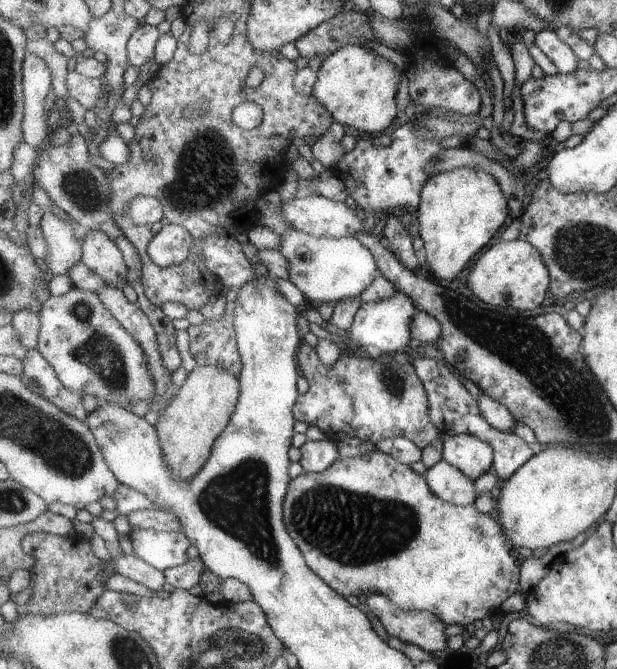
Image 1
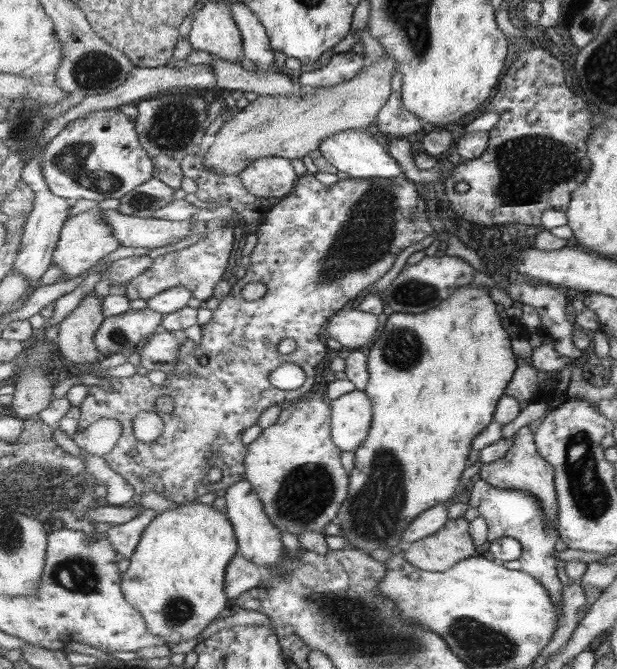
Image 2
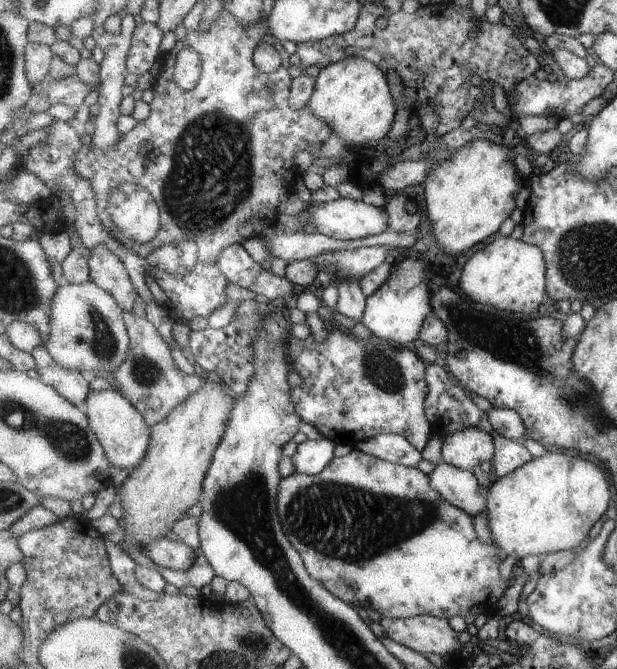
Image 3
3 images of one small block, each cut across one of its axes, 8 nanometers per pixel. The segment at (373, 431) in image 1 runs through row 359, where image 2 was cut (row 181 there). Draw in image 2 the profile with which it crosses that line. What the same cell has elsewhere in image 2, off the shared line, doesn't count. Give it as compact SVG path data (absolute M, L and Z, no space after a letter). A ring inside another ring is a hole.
M315 174L300 175L298 184L295 185L295 190L284 197L284 199L282 199L279 203L273 205L271 212L267 212L265 222L260 224L258 228L254 229L258 236L258 242L252 253L249 255L251 263L246 271L246 275L243 278L236 280L232 286L231 292L220 301L220 305L214 310L211 320L201 327L202 339L200 342L196 344L192 341L182 341L182 348L178 355L180 365L175 365L175 371L168 374L167 381L159 385L151 382L148 375L141 375L137 372L131 377L111 377L109 378L109 384L106 386L90 386L87 396L79 405L82 416L78 421L78 429L83 431L84 429L89 428L91 424L94 424L103 418L117 418L123 424L124 432L119 439L117 446L115 446L109 454L105 455L105 459L107 459L110 467L115 472L121 474L123 478L126 478L131 484L133 484L133 486L135 486L138 497L140 497L141 494L147 494L147 492L151 492L152 490L153 492L157 492L177 504L184 505L191 502L191 500L197 500L197 498L205 496L205 494L209 494L209 492L217 492L217 490L223 490L223 488L228 489L235 483L247 478L245 457L247 457L249 450L248 445L241 440L244 430L251 428L253 425L257 425L259 416L261 416L263 410L267 410L269 406L273 406L273 404L284 406L291 402L300 401L302 398L309 395L309 390L311 390L311 388L315 386L315 382L317 382L317 380L315 380L315 376L317 376L317 366L325 360L325 356L327 356L327 351L329 350L329 348L325 345L325 339L323 339L323 336L321 335L321 328L323 328L336 313L339 313L343 310L343 308L345 309L345 306L355 305L355 299L362 297L368 289L377 282L377 280L383 278L383 276L385 276L385 274L393 268L395 258L397 258L397 256L399 256L405 248L409 248L409 246L417 244L419 240L423 240L423 238L427 238L427 236L435 234L435 228L431 226L427 212L427 200L423 198L421 187L416 182L407 178L404 174L397 176L397 178L346 178L339 180L339 182L337 182L337 184L333 184L333 186L323 184L323 182L321 182ZM254 282L263 283L267 287L268 291L262 298L253 302L246 302L244 301L243 296L241 296L241 290L243 290L243 286L245 286L245 284ZM285 339L293 339L297 345L297 349L290 354L281 354L281 352L277 350L279 342ZM285 362L299 364L299 366L307 372L307 380L305 381L305 384L299 388L299 390L281 390L271 384L269 375L271 375L275 369L279 368L279 366L283 365ZM167 396L172 399L174 403L174 410L172 412L159 413L166 425L165 433L163 433L161 437L157 438L156 441L142 443L137 437L133 436L134 419L137 417L137 414L146 412L146 410L150 410L150 412L156 411L157 400L163 397L167 398ZM213 468L219 468L222 471L221 480L211 482L211 480L207 478L207 472L209 472L209 470L213 470Z

